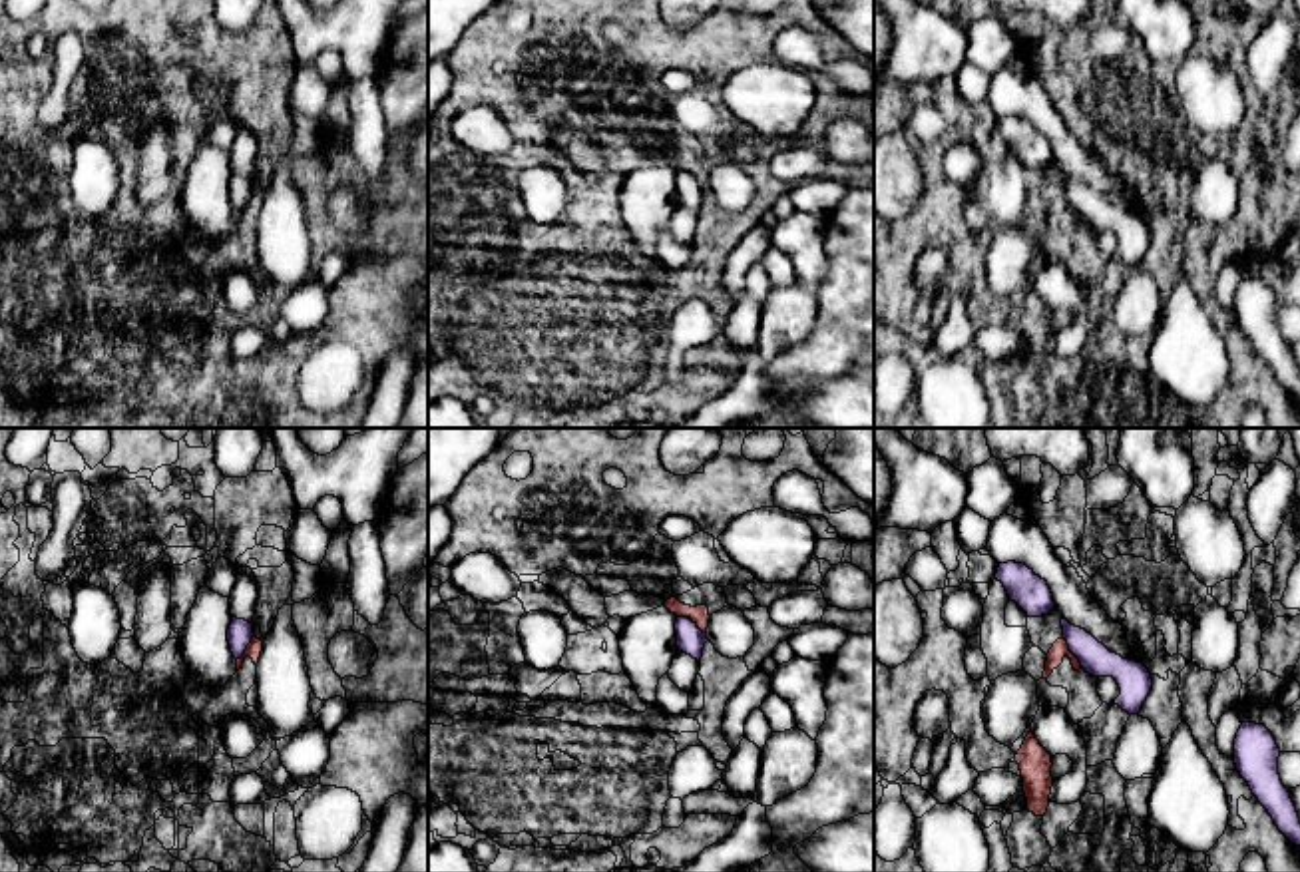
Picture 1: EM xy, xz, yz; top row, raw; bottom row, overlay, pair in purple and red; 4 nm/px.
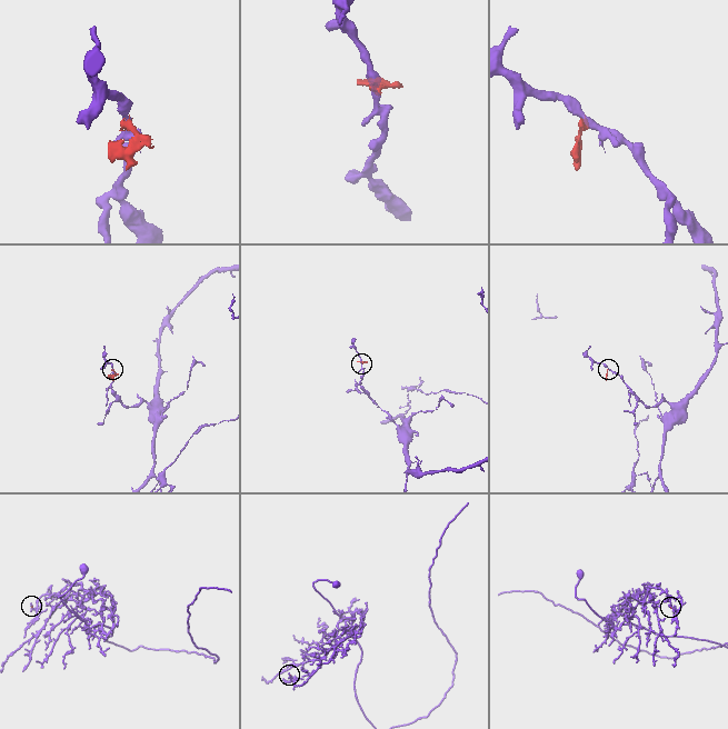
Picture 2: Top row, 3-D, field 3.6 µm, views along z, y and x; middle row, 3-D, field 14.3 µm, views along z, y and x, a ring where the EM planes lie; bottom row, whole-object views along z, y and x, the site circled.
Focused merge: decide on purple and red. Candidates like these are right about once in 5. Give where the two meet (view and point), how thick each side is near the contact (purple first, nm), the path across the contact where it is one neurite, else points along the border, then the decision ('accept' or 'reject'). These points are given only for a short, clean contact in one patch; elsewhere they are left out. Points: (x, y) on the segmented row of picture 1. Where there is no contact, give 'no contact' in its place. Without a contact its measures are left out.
contact xz (689, 620); calibres 110 and 70 nm; border xz (677, 616), (687, 616), (705, 634); reject

